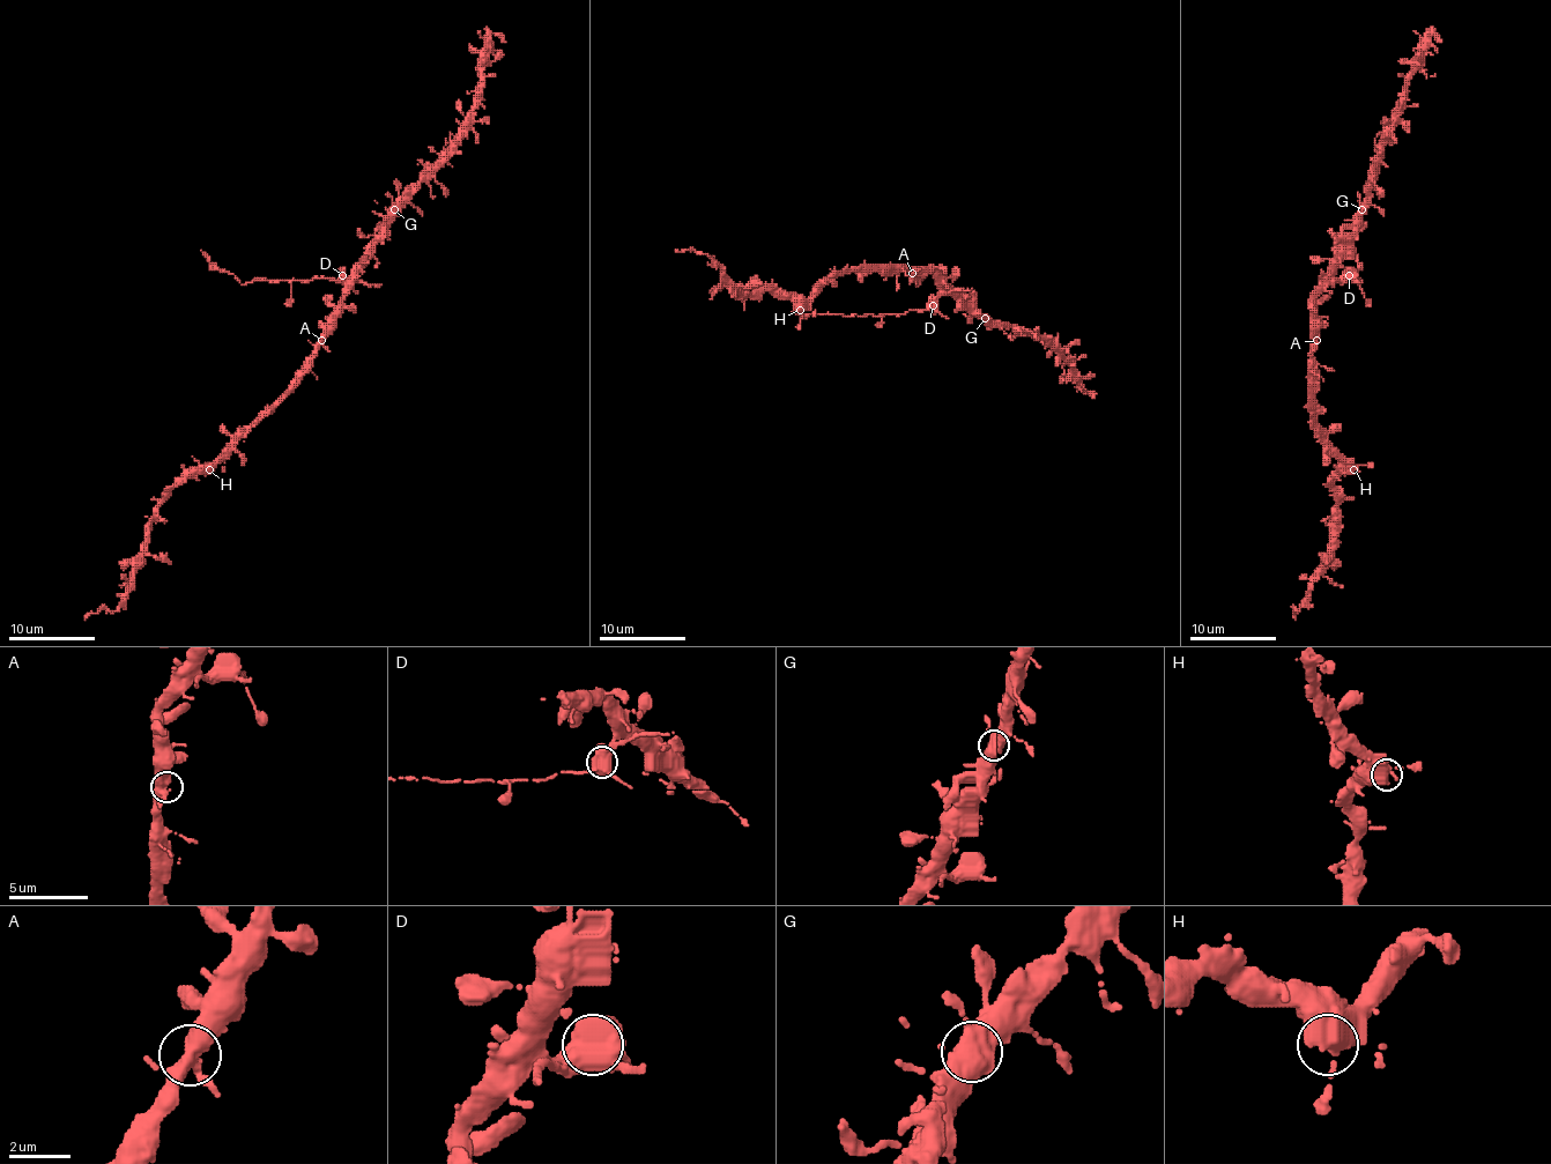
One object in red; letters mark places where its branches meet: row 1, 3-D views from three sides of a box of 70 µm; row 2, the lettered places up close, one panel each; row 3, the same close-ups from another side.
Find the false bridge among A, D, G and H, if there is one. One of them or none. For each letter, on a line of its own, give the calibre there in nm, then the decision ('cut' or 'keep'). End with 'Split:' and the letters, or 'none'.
A: 400 nm thick; keep
D: 600 nm thick; cut
G: 420 nm thick; keep
H: 650 nm thick; keep
Split: D

